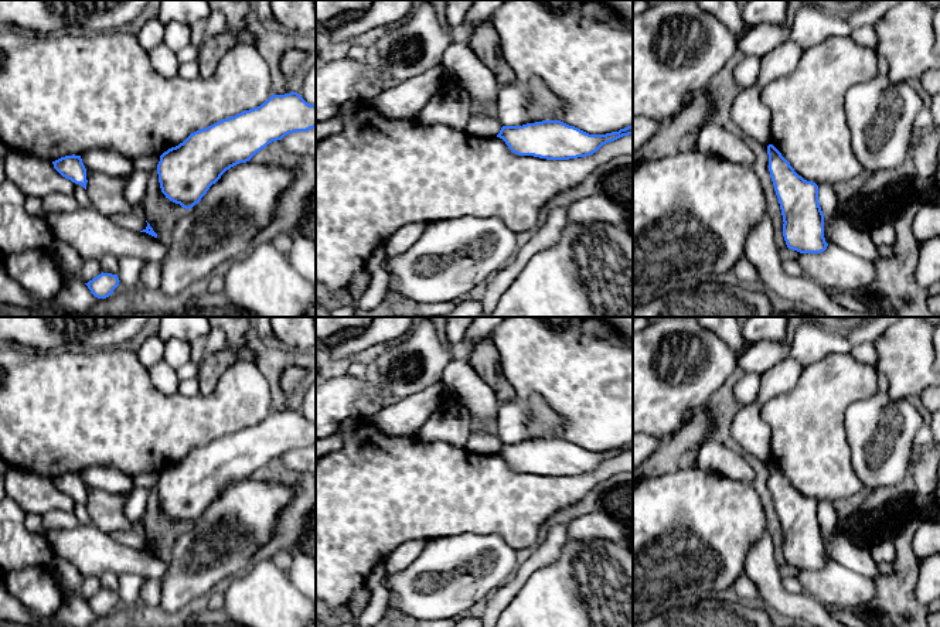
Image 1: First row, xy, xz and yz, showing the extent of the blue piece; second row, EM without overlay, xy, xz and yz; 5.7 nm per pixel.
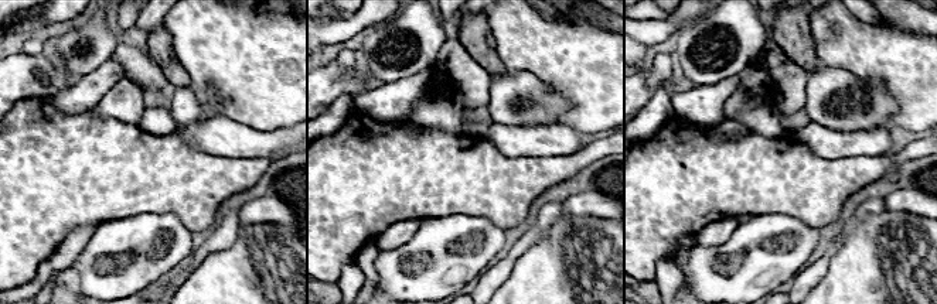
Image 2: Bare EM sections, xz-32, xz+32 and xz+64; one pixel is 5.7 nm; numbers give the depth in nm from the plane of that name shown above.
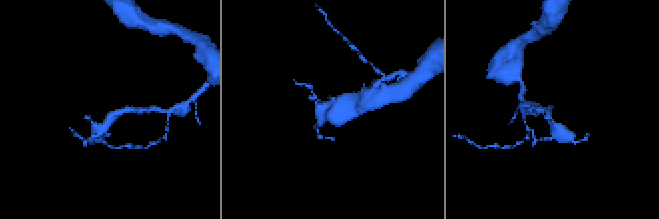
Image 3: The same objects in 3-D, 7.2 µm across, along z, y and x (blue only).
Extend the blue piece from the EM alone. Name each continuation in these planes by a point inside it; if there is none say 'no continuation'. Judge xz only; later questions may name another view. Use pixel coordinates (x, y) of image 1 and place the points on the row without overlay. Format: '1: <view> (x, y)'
no continuation

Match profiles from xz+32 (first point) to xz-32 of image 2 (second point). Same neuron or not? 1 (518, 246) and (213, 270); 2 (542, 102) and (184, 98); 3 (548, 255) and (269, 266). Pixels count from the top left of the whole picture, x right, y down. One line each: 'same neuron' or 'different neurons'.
1: different neurons
2: same neuron
3: same neuron

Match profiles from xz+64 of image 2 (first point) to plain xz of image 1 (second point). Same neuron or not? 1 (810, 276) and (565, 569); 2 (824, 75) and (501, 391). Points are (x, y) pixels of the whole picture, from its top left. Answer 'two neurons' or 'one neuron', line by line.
1: two neurons
2: two neurons

